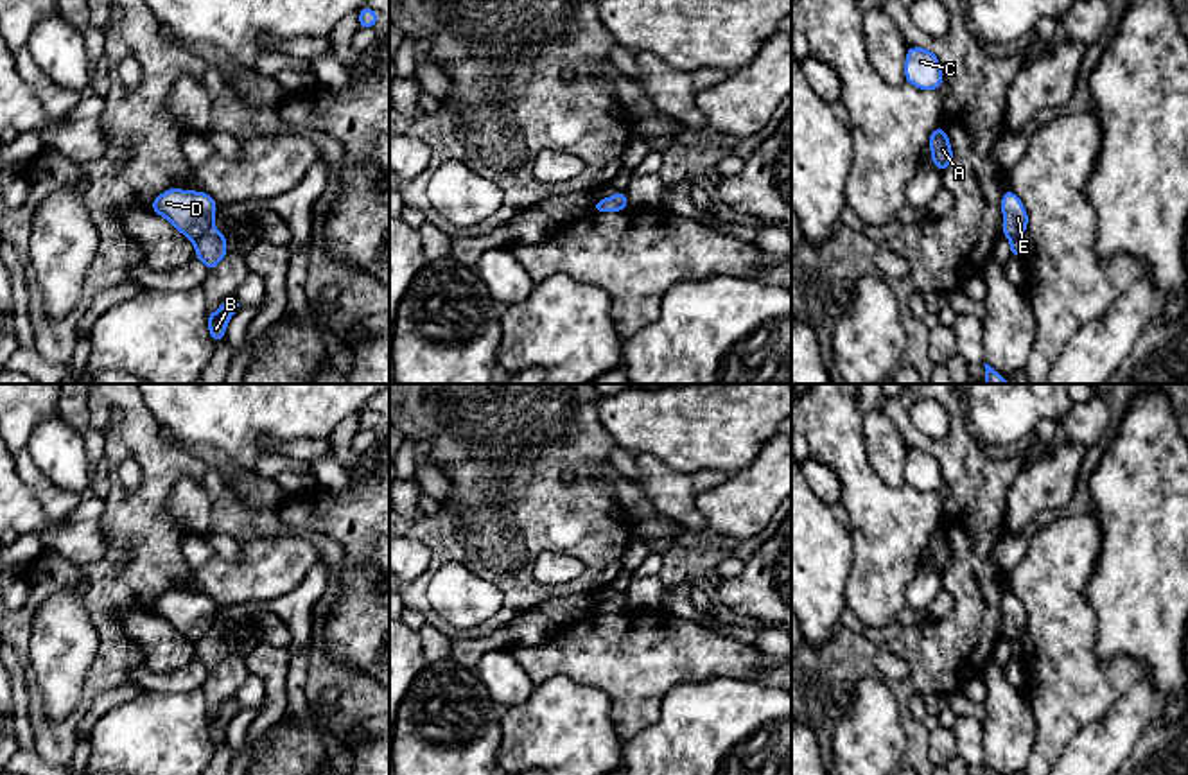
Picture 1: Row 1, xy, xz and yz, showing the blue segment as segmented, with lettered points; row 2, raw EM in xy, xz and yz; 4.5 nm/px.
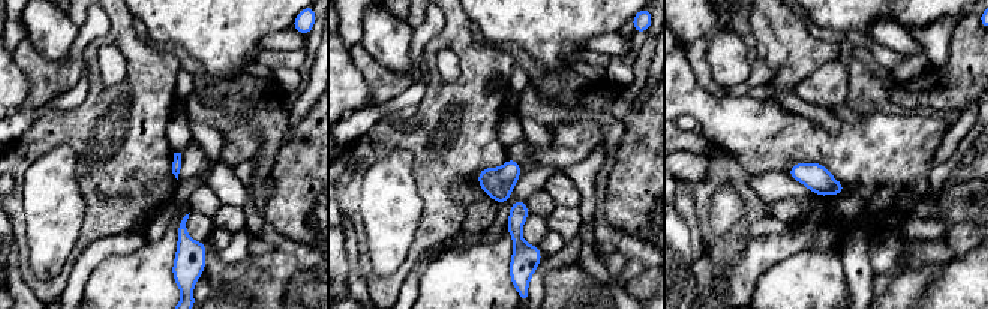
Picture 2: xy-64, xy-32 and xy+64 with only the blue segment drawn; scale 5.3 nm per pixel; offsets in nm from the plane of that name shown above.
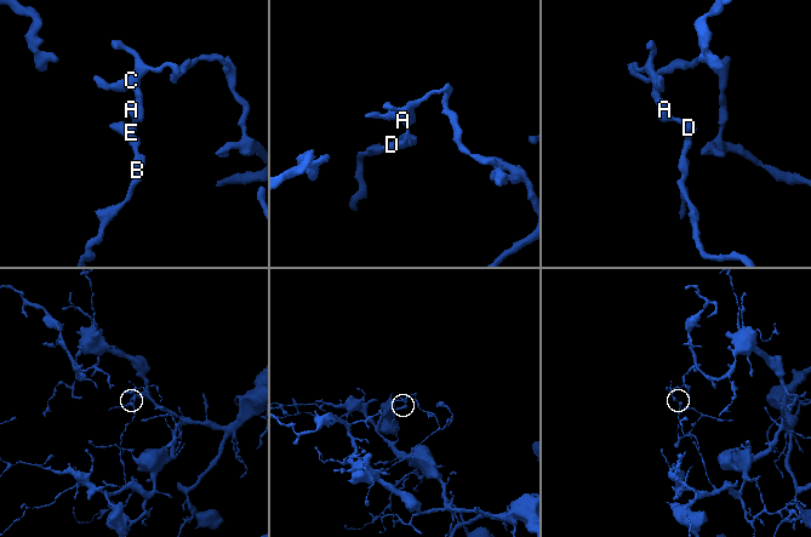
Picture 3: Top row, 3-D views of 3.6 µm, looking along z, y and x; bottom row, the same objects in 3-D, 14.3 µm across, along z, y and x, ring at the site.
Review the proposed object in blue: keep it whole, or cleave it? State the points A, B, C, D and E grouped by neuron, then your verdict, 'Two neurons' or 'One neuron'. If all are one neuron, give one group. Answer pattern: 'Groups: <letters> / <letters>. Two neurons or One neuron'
Groups: A C D E / B. Two neurons

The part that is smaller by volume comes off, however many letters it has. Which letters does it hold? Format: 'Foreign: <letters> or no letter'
Foreign: A, C, D, E

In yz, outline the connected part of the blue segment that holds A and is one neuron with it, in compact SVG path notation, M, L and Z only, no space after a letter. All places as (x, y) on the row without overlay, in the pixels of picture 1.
M939 527L937 531L931 533L931 536L928 540L928 547L931 551L933 567L940 574L944 574L949 569L949 565L953 563L953 551L951 551L951 544L942 527Z

